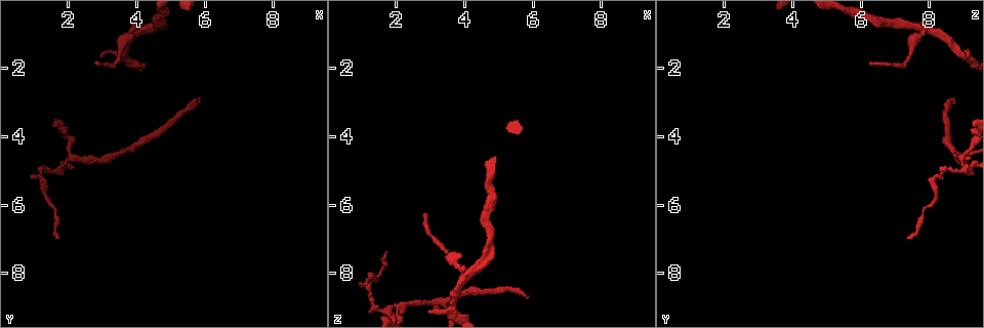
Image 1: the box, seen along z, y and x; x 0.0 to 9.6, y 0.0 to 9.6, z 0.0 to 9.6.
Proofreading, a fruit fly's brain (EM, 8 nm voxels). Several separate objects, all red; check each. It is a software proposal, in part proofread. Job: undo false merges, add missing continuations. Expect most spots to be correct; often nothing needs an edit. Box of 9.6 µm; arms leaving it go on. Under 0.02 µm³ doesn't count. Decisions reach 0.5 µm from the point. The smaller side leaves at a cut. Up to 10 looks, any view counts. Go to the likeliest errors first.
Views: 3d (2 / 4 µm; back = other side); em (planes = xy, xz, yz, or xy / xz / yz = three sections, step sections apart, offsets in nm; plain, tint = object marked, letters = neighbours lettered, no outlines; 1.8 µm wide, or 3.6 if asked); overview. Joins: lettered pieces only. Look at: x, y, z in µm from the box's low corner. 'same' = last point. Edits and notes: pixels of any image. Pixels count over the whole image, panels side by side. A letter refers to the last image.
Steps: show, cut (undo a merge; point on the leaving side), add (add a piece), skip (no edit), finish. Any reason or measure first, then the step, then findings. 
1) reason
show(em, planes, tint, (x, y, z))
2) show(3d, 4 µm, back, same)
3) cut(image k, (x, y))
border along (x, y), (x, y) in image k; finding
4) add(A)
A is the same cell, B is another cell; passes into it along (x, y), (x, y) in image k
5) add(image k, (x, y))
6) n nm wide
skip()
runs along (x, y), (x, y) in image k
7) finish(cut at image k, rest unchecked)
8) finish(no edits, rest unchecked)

branch stops here
show(em, planes, letters, (3.00, 1.65, 9.15))

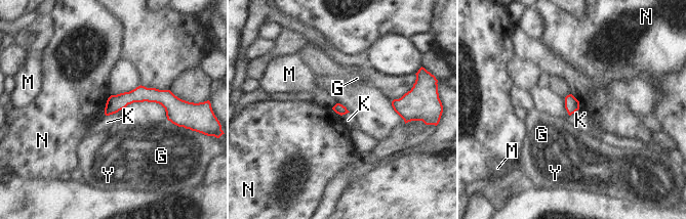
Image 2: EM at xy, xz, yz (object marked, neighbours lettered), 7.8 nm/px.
skip()
G, K, M, N and Y are other cells; border along (117, 112), (105, 115) in image 2; no lettered piece goes on from it

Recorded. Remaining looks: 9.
a narrow waist
show(em, yz, step 16, tint, (2.20, 4.60, 8.95))

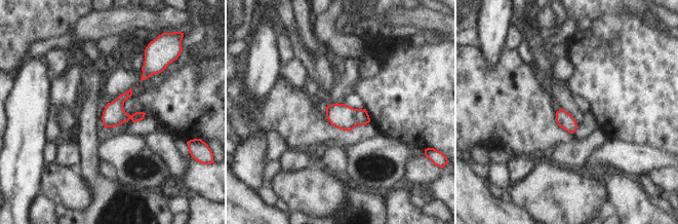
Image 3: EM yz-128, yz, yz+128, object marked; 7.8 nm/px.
show(em, planes, letters, same)

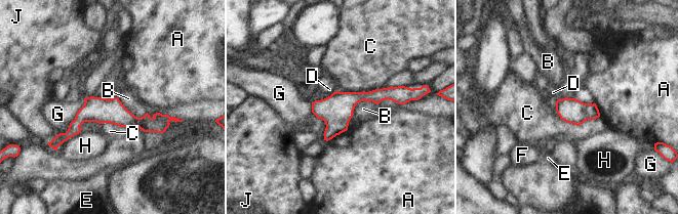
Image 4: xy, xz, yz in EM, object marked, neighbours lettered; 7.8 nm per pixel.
skip()
A, B, C, D, E, F, G, H and J are other cells; all the same neuron

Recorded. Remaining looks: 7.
long arm stops here
show(em, xz, step 4, plain, (5.85, 2.90, 8.75))

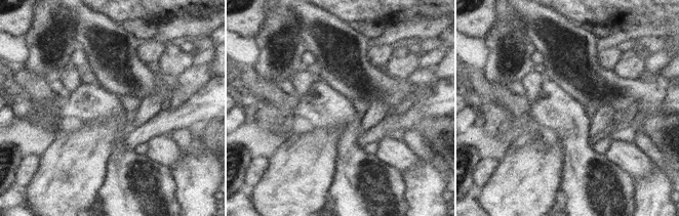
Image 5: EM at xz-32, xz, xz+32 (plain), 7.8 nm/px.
what lies round it
show(em, xz, step 4, letters, same)

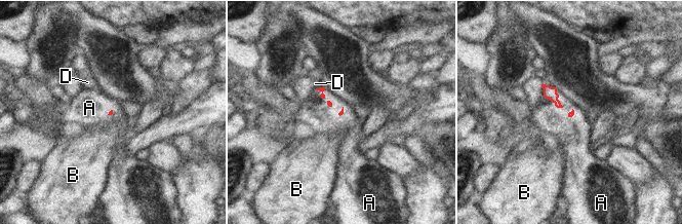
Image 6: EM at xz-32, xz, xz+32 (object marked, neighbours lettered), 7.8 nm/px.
A touches over 240 nm
add(image 6, (551, 120))
A is the same cell, B and D are other cells; passes into it along (550, 92), (550, 100), (551, 120) in image 6; the neuron continues

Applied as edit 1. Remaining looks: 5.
abrupt turn
show(3d, 2 µm, (3.95, 0.85, 7.90))

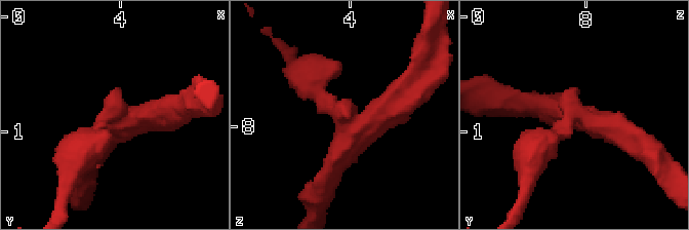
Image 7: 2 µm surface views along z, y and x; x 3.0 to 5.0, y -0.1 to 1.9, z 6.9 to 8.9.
3 arms; arms of 220, 220, 320 nm; now the EM
show(em, planes, tint, (3.98, 0.84, 7.88))

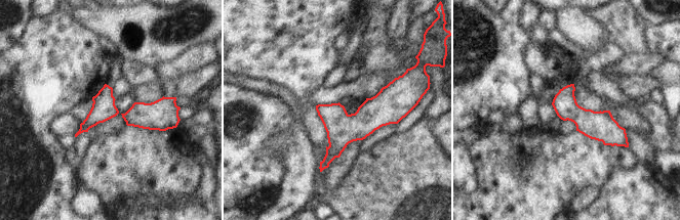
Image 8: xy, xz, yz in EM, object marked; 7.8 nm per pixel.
show(em, planes, letters, same)

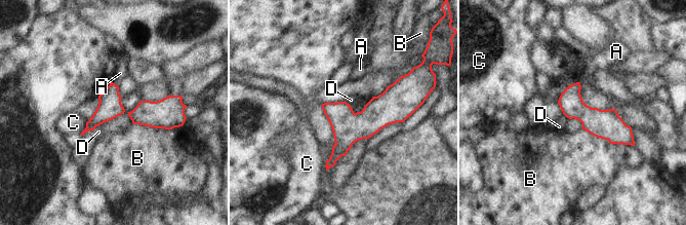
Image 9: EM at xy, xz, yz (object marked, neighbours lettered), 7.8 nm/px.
skip()
A, B, C and D are other cells; runs along (405, 107), (379, 111), (328, 164) in image 9; continuous, no second neuron

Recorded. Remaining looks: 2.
finish(add at image 6, rest unchecked)

